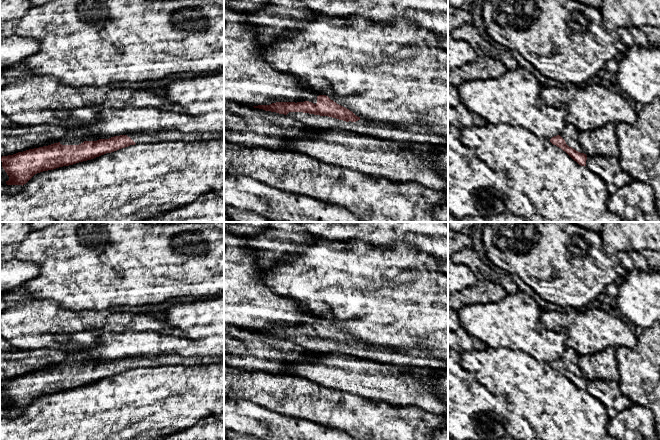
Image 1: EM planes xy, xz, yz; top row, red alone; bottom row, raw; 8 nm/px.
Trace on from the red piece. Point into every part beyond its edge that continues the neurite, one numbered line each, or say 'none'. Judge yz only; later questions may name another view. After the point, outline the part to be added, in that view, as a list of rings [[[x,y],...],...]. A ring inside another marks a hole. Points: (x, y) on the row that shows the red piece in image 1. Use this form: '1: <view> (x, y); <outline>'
1: yz (570, 134); [[[567,123],[563,133],[560,135],[569,147],[572,147],[576,151],[580,150],[580,144],[578,142],[578,129],[571,123]]]

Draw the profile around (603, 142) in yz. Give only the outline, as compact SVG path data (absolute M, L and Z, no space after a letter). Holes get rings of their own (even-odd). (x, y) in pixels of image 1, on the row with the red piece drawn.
M613 123L592 131L580 132L578 142L587 156L597 155L610 158L619 156L618 140Z

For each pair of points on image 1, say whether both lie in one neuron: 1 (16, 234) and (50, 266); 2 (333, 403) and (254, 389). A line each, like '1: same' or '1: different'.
1: different
2: same

